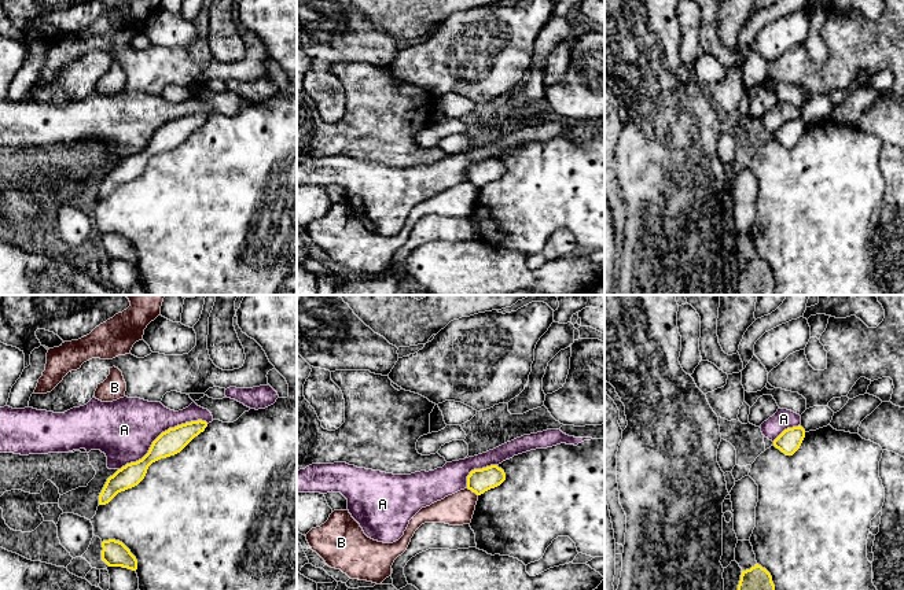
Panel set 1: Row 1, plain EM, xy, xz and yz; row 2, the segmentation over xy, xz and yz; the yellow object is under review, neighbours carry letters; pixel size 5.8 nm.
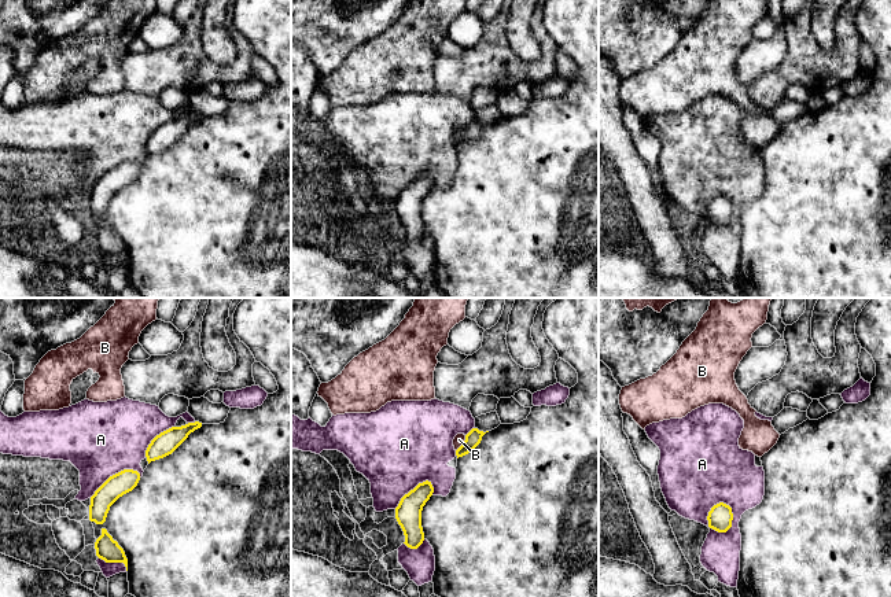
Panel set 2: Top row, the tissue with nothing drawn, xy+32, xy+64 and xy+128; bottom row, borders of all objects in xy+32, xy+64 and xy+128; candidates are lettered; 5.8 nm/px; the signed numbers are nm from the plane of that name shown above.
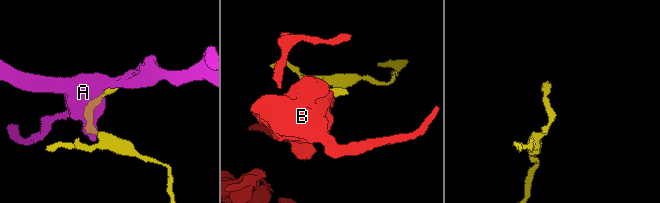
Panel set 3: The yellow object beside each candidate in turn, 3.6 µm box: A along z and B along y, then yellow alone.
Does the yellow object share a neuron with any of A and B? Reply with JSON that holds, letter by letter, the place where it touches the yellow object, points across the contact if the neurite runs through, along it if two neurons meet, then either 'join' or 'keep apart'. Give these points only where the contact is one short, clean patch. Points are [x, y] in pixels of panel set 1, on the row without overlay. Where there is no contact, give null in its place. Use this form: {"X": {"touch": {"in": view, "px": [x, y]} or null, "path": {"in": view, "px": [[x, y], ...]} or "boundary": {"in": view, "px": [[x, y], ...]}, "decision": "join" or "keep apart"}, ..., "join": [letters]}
{"A": {"touch": {"in": "xy", "px": [161, 126]}, "decision": "keep apart"}, "B": {"touch": {"in": "xz", "px": [473, 184]}, "boundary": {"in": "xz", "px": [[467, 180], [477, 188]]}, "decision": "keep apart"}, "join": []}

